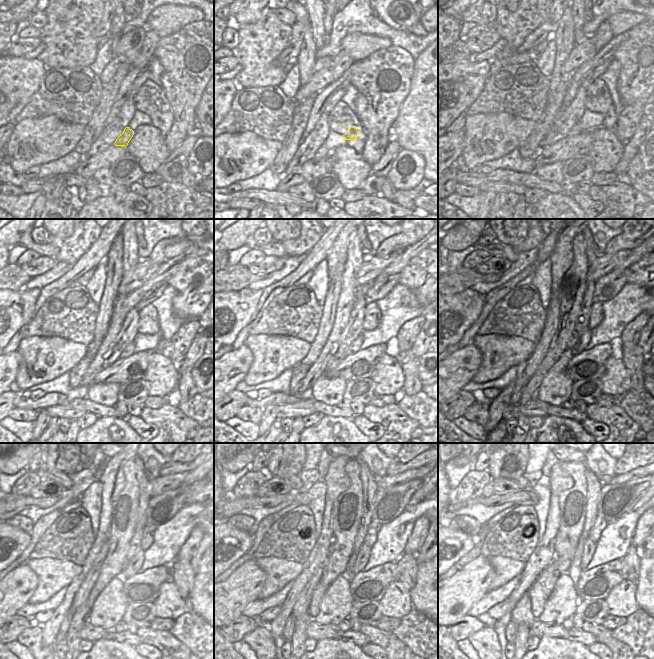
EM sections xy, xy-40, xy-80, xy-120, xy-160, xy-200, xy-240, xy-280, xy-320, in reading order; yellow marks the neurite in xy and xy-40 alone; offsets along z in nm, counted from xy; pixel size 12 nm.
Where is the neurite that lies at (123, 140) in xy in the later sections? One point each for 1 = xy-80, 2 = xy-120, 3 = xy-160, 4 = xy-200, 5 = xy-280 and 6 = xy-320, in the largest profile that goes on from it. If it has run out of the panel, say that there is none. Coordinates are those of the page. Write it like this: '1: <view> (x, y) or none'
1: xy-80 (576, 129)
2: xy-120 (129, 350)
3: xy-160 (355, 346)
4: xy-200 (580, 346)
5: xy-280 (364, 553)
6: xy-320 (589, 548)

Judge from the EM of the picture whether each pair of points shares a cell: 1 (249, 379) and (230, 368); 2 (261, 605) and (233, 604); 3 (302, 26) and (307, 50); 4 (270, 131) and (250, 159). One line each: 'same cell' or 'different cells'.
1: different cells
2: different cells
3: same cell
4: same cell

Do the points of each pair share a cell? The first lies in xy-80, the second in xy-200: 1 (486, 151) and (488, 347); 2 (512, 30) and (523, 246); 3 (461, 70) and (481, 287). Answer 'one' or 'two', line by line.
1: one
2: one
3: two

